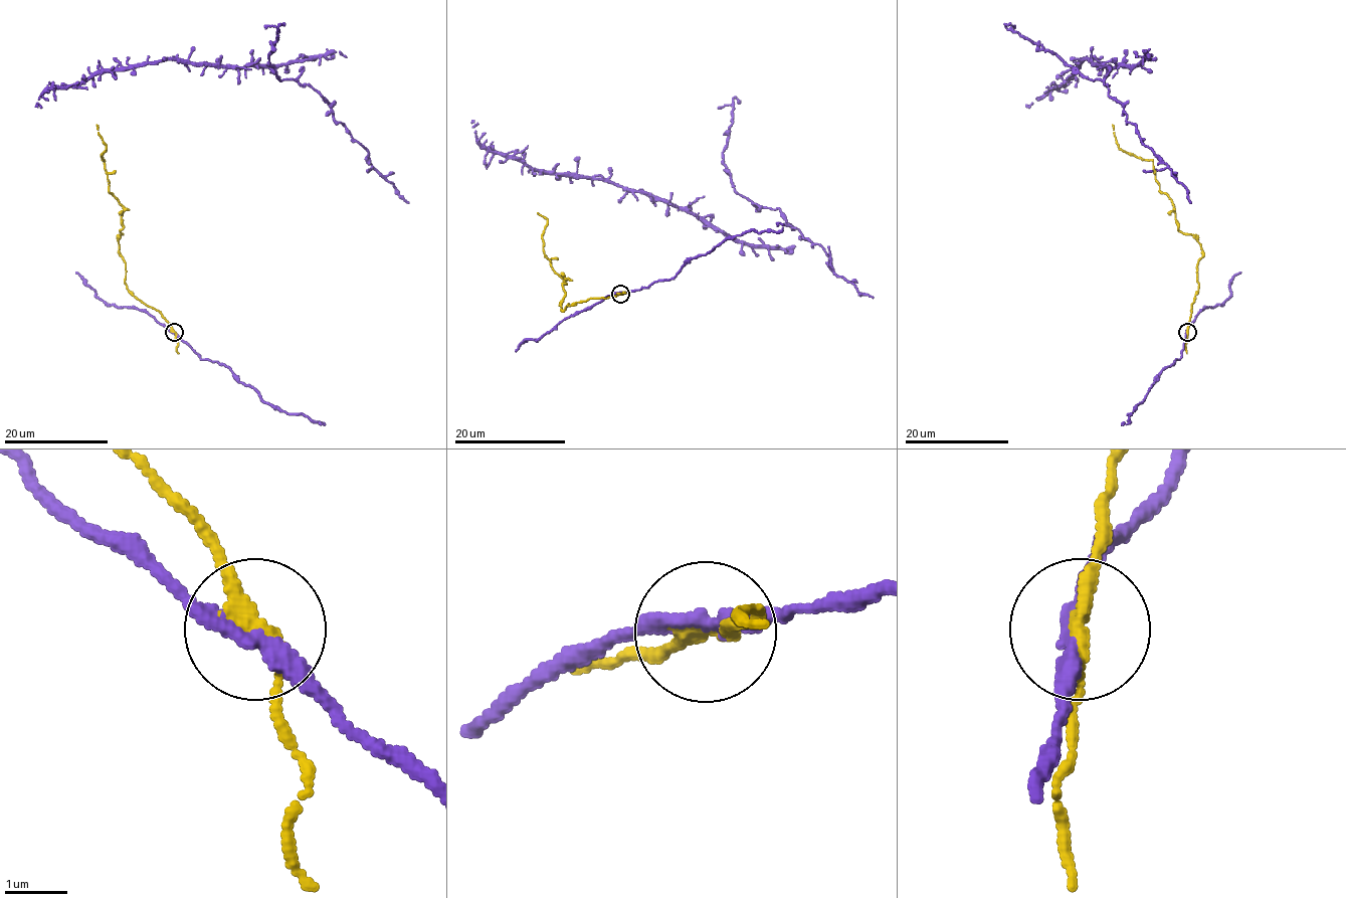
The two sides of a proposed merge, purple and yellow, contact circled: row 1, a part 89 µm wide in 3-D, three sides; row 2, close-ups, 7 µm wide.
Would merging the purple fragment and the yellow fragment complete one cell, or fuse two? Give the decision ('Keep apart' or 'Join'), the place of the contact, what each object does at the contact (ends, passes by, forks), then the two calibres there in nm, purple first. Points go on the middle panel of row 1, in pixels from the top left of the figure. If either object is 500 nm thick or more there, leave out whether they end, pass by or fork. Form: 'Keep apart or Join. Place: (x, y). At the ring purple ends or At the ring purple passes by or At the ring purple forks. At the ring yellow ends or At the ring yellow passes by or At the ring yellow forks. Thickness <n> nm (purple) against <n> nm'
Keep apart. Place: (620, 294). At the ring purple passes by. At the ring yellow passes by. Thickness 240 nm (purple) against 200 nm

